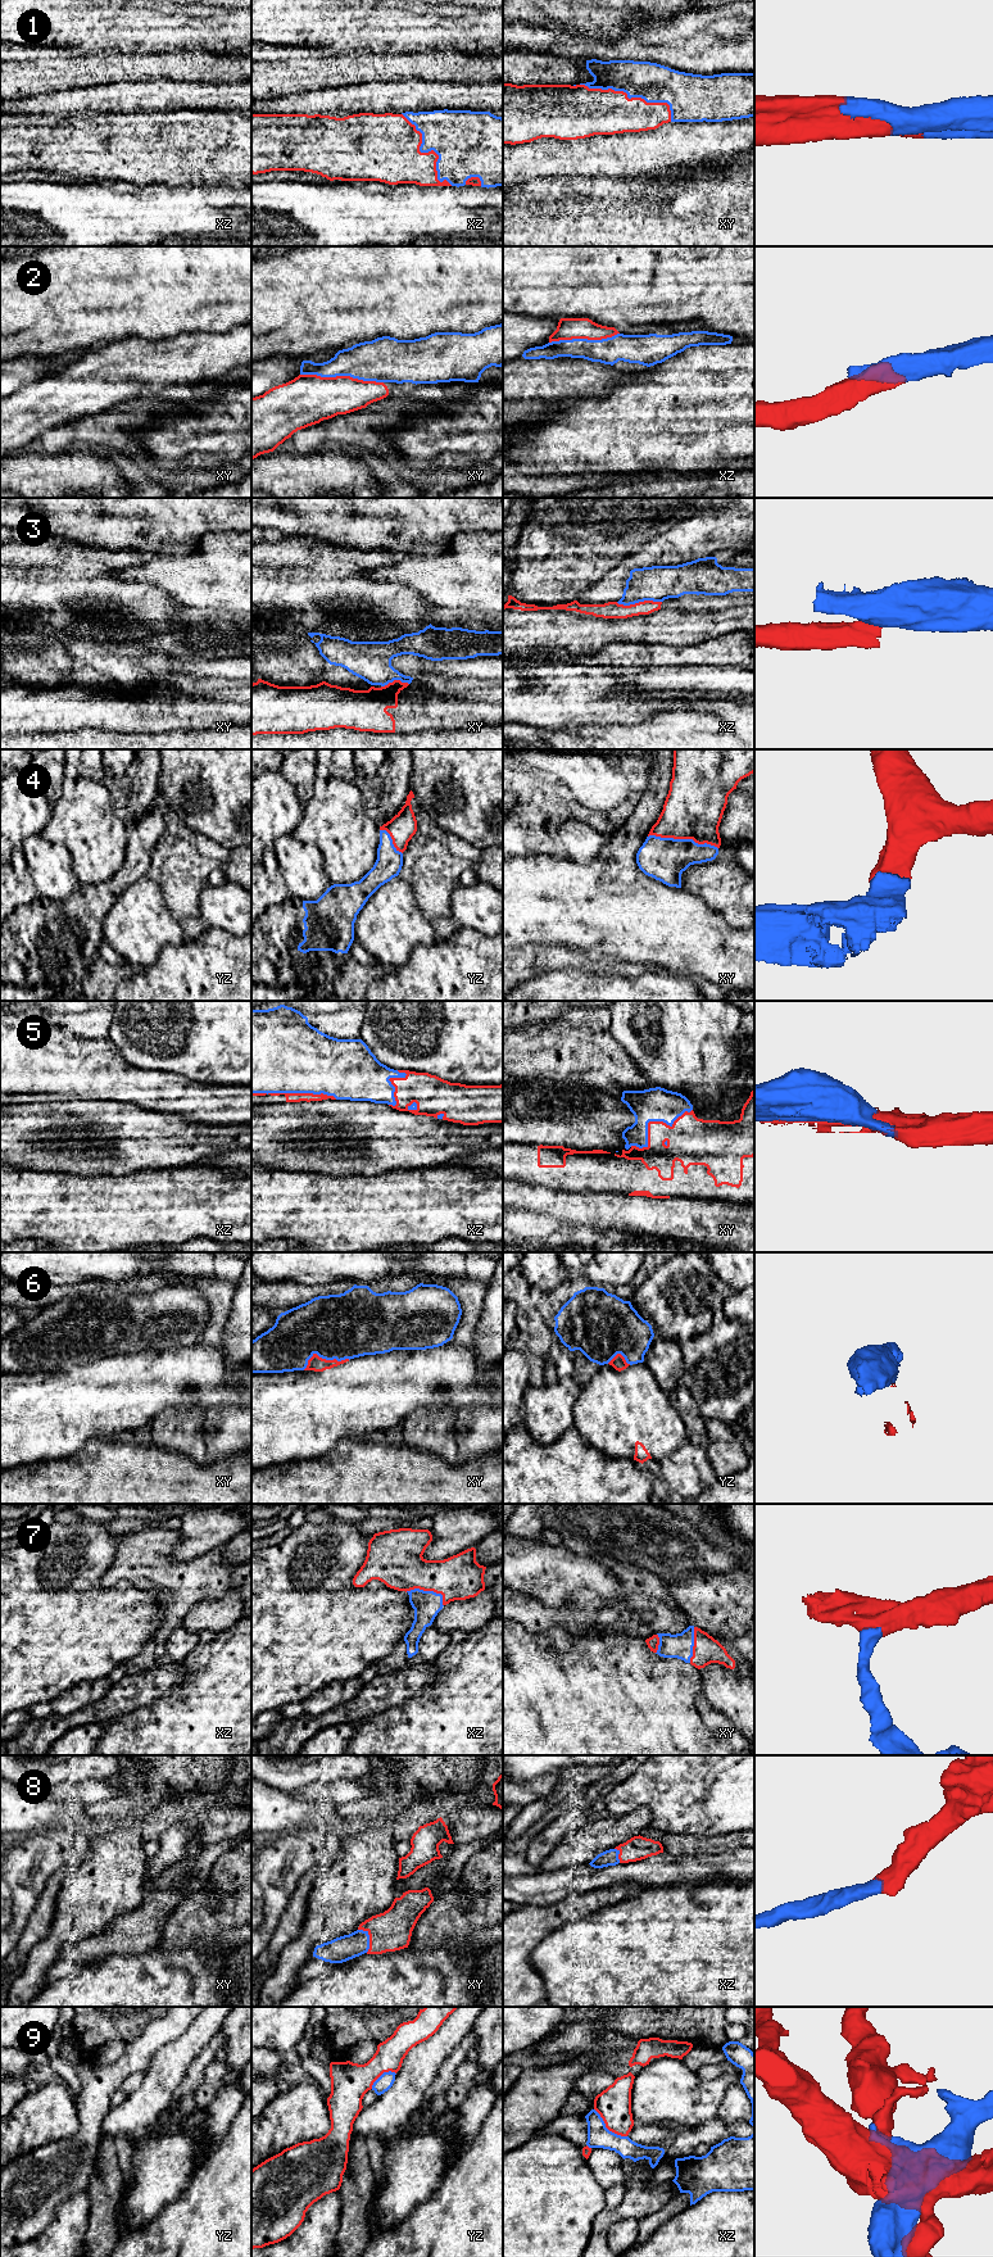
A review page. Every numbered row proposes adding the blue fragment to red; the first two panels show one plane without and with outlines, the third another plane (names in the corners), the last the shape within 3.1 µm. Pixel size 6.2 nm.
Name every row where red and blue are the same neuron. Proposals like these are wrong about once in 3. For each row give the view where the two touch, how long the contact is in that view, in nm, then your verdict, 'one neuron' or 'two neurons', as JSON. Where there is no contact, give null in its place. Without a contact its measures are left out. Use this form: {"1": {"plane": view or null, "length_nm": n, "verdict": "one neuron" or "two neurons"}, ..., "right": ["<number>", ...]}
{"1": {"plane": "xy", "length_nm": 600, "verdict": "one neuron"}, "2": {"plane": "xy", "length_nm": 500, "verdict": "one neuron"}, "3": {"plane": "xz", "length_nm": 280, "verdict": "two neurons"}, "4": {"plane": "xy", "length_nm": 440, "verdict": "one neuron"}, "5": {"plane": "xy", "length_nm": 460, "verdict": "one neuron"}, "6": {"plane": "xy", "length_nm": 300, "verdict": "two neurons"}, "7": {"plane": "xz", "length_nm": 260, "verdict": "one neuron"}, "8": {"plane": "xy", "length_nm": 160, "verdict": "one neuron"}, "9": {"plane": "xz", "length_nm": 280, "verdict": "two neurons"}, "right": ["1", "2", "4", "5", "7", "8"]}

